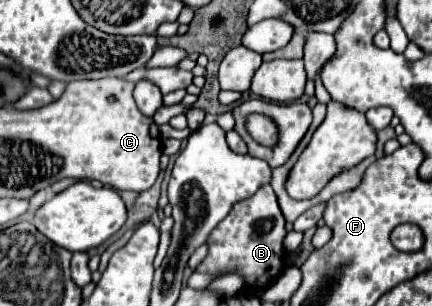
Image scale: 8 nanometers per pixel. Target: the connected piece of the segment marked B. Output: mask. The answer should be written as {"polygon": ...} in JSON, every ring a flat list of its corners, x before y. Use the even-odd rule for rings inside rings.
{"polygon":[[270,184,262,186,254,196,240,200,232,206,230,214,210,232,206,244,208,254,196,266,196,272,218,274,222,270,240,272,246,276,246,284,256,288,266,288,284,268,284,248,282,240,286,236,284,216,278,206,276,194]]}

